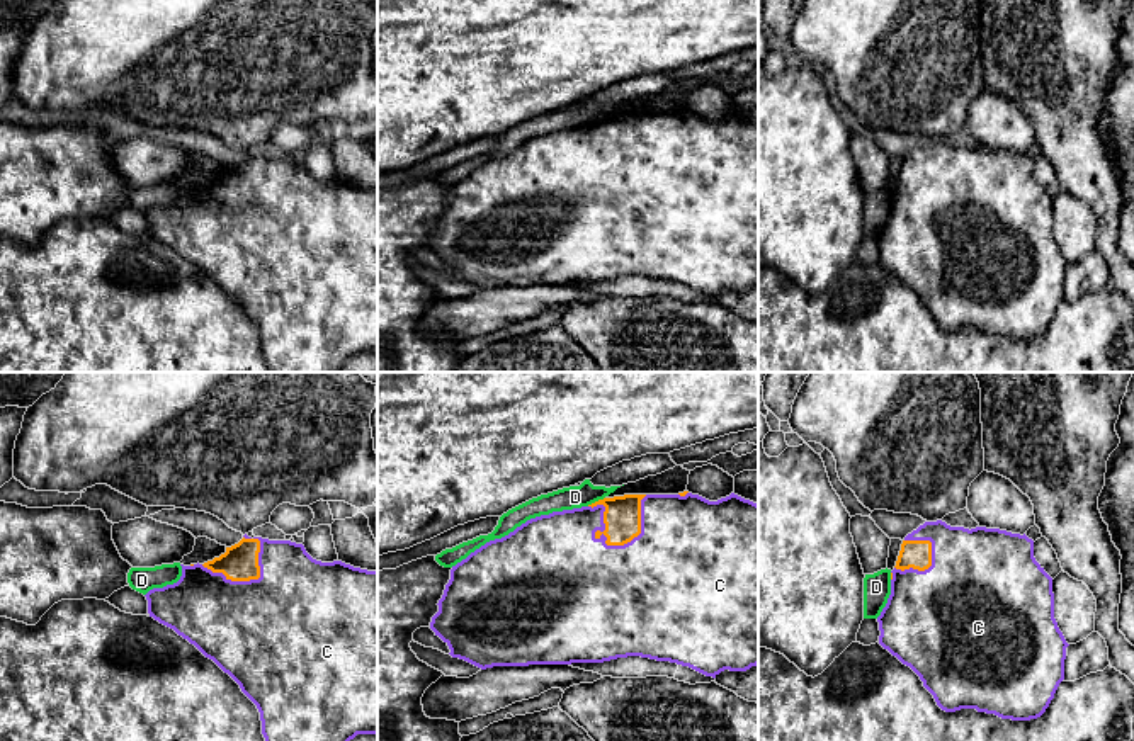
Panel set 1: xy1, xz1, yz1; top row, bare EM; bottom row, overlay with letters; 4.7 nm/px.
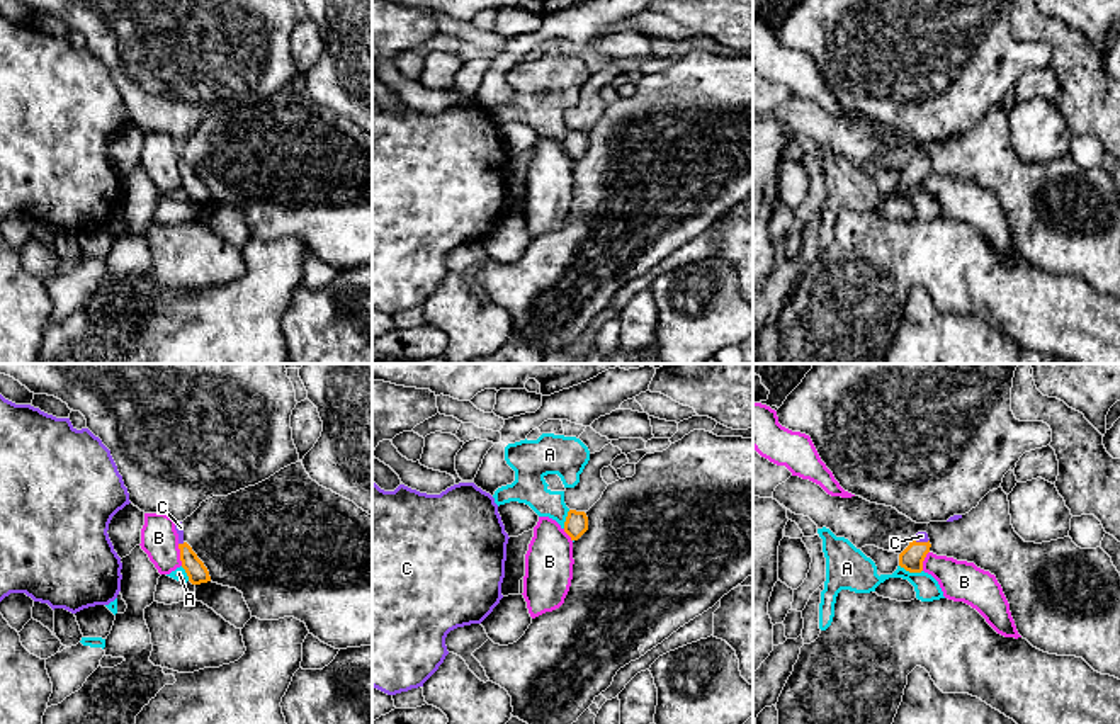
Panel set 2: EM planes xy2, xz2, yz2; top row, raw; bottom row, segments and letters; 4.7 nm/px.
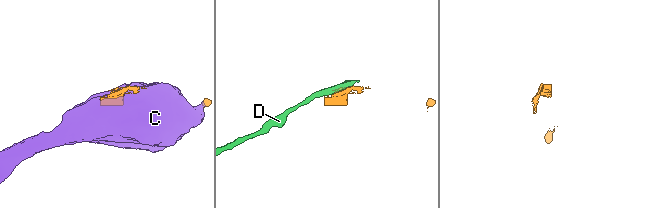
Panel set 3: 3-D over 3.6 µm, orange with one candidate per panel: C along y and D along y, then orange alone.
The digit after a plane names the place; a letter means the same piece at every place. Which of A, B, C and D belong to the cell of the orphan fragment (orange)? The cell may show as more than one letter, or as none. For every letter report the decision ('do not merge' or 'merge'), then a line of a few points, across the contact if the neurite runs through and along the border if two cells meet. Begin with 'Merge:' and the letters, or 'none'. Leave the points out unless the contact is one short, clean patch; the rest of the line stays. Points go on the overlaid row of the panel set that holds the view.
Merge: C
A: do not merge | yz2 (899, 565), (910, 571), (922, 571)
B: do not merge | xy2 (177, 544), (182, 565)
C: merge
D: do not merge | xz1 (604, 497), (587, 505)

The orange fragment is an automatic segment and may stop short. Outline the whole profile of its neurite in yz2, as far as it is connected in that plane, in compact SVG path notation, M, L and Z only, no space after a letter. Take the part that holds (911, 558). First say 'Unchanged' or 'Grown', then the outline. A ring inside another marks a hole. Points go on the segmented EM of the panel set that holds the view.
Grown. M918 532L914 540L899 554L899 566L909 573L921 573L923 561L930 552L930 539L926 532Z

